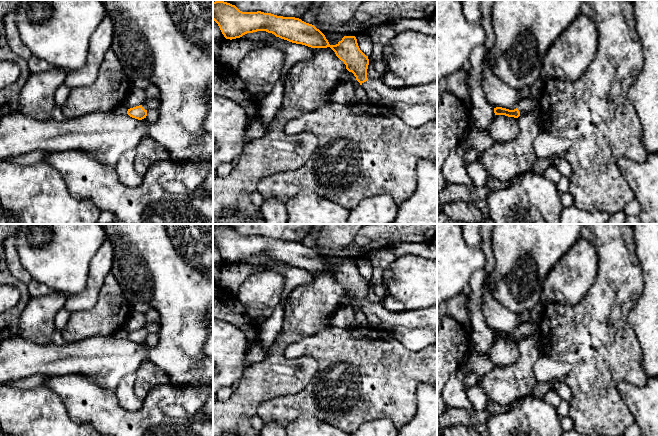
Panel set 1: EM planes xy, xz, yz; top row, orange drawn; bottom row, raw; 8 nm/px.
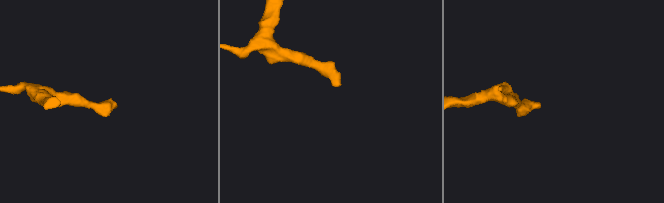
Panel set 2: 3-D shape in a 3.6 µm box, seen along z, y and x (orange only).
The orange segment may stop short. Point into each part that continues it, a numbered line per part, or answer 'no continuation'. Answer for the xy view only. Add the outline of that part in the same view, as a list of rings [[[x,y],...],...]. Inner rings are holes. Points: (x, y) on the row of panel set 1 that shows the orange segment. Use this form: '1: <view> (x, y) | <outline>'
1: xy (151, 103) | [[[149,98],[144,104],[142,104],[142,107],[145,110],[149,110],[149,109],[153,109],[153,108],[159,109],[160,104],[161,104],[160,100]]]

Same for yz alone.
1: yz (527, 104) | [[[525,97],[521,98],[517,103],[516,108],[520,114],[525,114],[539,108],[539,98]]]

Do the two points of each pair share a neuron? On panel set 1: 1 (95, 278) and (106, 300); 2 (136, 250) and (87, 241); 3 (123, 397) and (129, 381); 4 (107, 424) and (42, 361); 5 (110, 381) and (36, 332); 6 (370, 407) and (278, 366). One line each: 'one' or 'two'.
1: two
2: two
3: one
4: two
5: two
6: two

